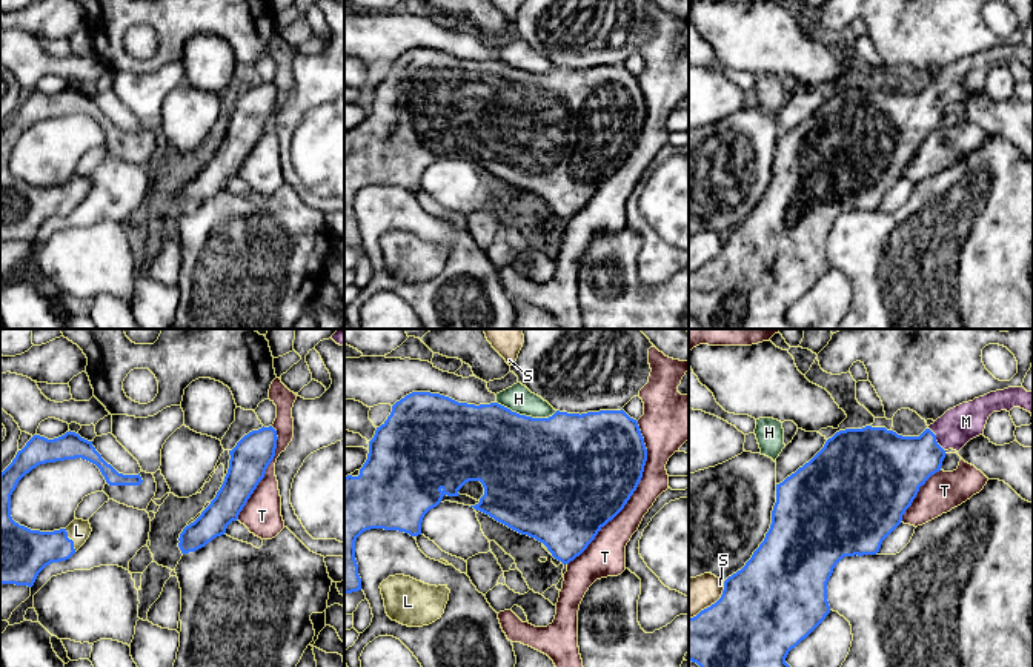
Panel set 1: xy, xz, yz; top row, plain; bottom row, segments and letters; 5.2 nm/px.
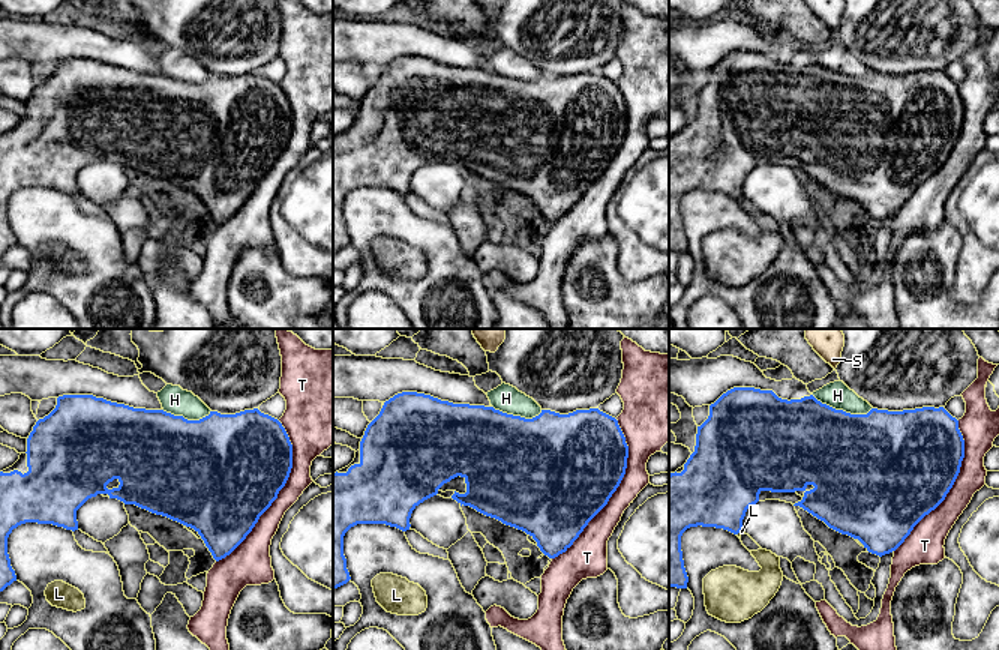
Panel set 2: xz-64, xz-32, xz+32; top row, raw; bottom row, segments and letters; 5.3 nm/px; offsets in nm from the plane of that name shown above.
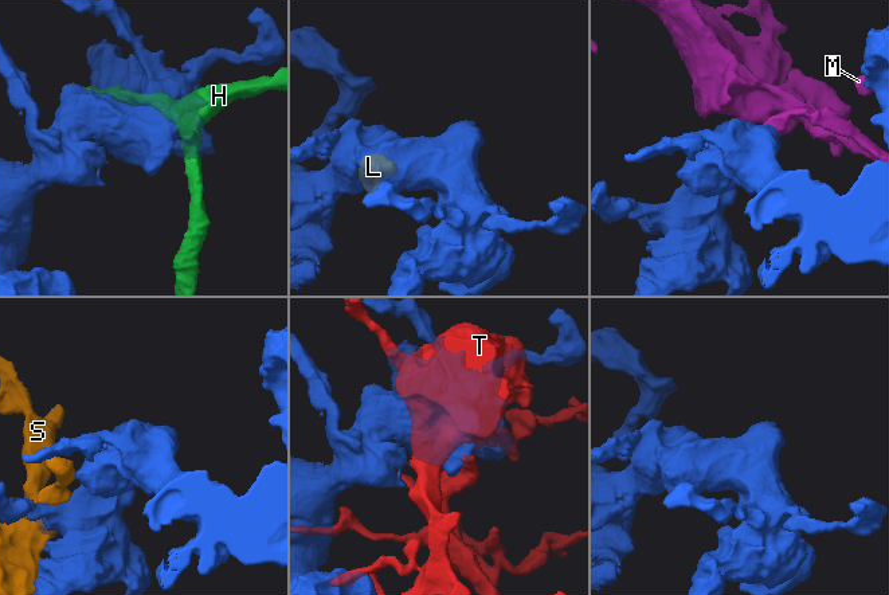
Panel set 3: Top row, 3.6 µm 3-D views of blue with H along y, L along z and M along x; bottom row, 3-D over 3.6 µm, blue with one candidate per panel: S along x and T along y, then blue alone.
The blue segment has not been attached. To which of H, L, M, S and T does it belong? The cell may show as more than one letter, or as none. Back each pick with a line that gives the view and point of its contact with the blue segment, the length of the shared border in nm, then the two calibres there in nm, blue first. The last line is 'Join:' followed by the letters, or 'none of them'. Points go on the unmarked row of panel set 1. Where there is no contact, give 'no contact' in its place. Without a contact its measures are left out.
L: xy (71, 195) | 130 nm | 240/120 nm
M: yz (935, 96) | 150 nm | 320/190 nm
Join: L, M

